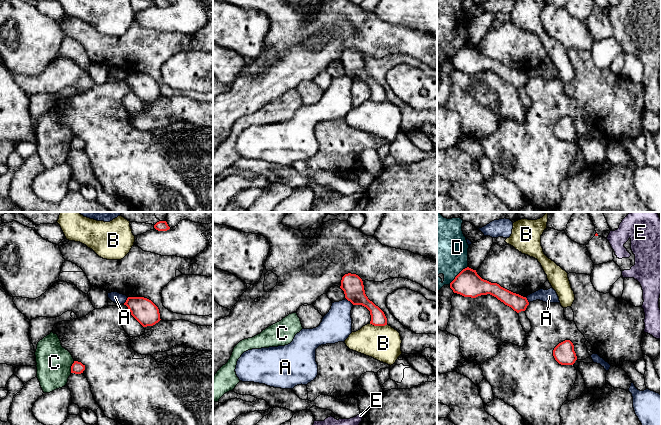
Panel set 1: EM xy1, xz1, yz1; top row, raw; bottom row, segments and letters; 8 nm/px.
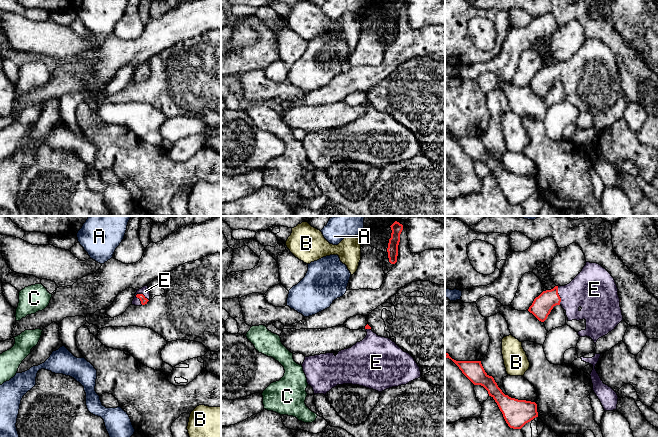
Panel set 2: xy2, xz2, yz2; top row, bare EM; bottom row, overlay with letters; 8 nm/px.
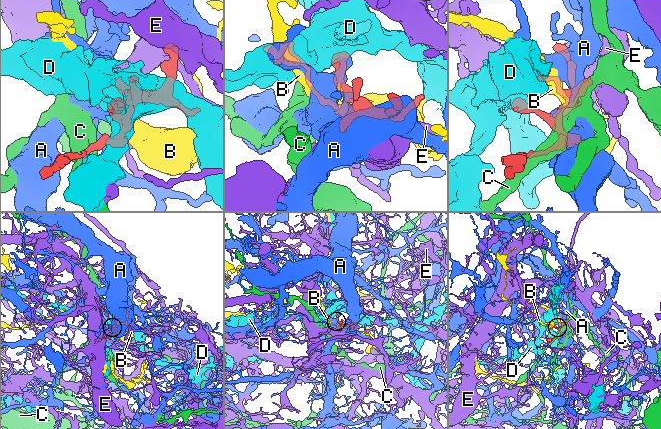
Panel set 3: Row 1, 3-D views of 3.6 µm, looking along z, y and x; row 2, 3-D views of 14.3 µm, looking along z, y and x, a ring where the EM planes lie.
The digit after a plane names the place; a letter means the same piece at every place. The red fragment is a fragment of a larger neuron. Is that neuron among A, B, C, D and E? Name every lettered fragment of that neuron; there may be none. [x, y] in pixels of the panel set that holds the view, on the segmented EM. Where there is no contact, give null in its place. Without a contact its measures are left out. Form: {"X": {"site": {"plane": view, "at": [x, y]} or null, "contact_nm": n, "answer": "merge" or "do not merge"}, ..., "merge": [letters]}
{"A": {"site": {"plane": "xz1", "at": [350, 301]}, "contact_nm": 80, "answer": "do not merge"}, "B": {"site": {"plane": "xz1", "at": [378, 325]}, "contact_nm": 150, "answer": "do not merge"}, "C": {"site": {"plane": "xy1", "at": [71, 367]}, "contact_nm": 100, "answer": "do not merge"}, "D": {"site": {"plane": "yz1", "at": [457, 275]}, "contact_nm": 220, "answer": "do not merge"}, "E": {"site": {"plane": "xy2", "at": [142, 294]}, "contact_nm": 130, "answer": "merge"}, "merge": ["E"]}

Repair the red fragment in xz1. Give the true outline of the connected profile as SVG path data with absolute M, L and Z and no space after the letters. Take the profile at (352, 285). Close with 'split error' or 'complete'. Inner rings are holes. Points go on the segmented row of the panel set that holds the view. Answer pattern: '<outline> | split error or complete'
M345 274L341 280L340 288L344 291L345 298L353 305L362 305L370 311L370 324L374 326L387 325L384 312L368 299L365 294L362 279L356 274Z | complete

